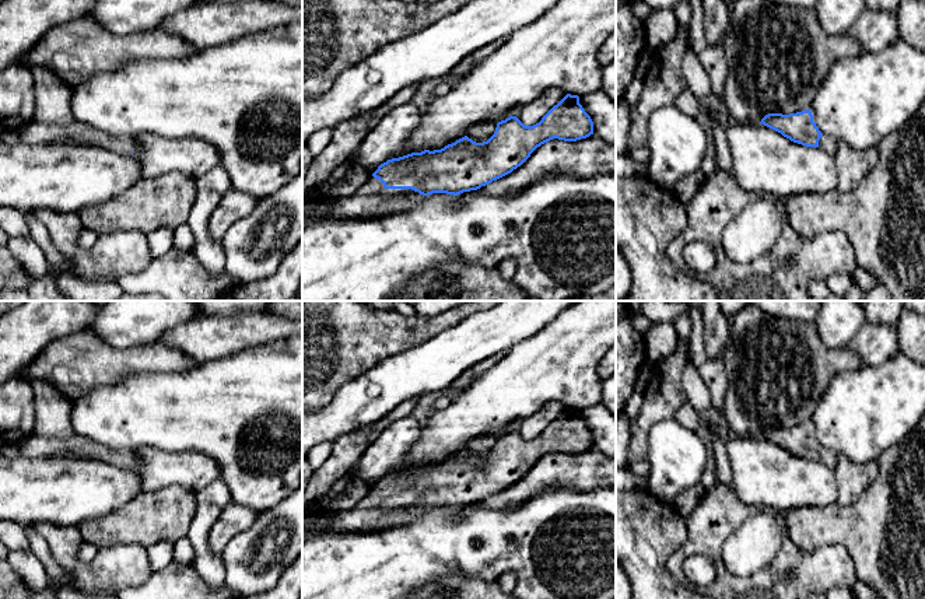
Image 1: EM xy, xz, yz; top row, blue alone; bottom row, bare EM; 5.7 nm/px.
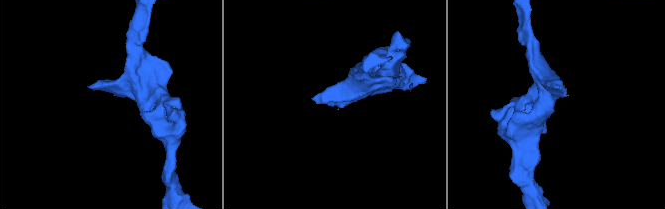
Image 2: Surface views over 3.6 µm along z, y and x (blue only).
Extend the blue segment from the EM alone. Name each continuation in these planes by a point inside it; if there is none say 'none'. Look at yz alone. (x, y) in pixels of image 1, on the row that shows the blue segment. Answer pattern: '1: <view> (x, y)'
1: yz (826, 142)

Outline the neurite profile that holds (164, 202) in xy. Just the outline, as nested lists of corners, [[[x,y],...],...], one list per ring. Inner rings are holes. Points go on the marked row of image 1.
[[[179,171],[140,179],[111,202],[77,211],[85,230],[99,237],[118,231],[150,234],[186,224],[196,199],[196,181]]]

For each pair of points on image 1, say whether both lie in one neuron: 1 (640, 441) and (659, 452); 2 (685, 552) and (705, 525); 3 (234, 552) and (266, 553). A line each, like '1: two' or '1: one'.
1: two
2: one
3: one

